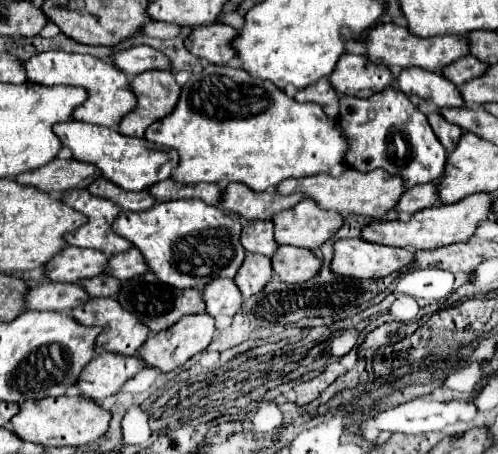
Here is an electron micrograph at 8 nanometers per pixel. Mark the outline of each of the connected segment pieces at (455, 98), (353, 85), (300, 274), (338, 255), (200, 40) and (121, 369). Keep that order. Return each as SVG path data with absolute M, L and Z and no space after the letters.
M405 68L397 78L397 86L401 92L409 96L409 100L415 106L429 104L431 108L437 110L465 106L459 88L451 80L447 80L441 72Z
M343 54L337 62L337 70L331 74L331 84L339 94L369 98L389 86L395 76L383 64L373 64L367 56Z
M279 246L273 260L273 272L287 284L301 284L311 280L321 270L323 258L317 258L311 250L297 246Z
M343 238L335 242L333 272L349 278L383 278L415 260L407 248L373 244L361 238Z
M213 22L193 28L185 46L191 54L209 60L211 64L229 64L237 52L233 52L233 40L237 30L223 22Z
M101 352L83 368L77 386L81 388L83 396L103 400L117 394L121 386L143 368L145 362L139 356Z

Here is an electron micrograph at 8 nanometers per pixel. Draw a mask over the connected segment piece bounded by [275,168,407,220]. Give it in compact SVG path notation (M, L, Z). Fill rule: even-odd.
M353 168L345 170L339 178L331 174L317 174L317 176L305 176L305 178L291 178L283 180L277 188L279 194L295 194L303 192L305 196L311 196L319 208L333 210L339 214L361 214L371 218L385 218L385 214L397 206L397 200L401 200L405 188L405 182L401 182L399 176L389 176L385 170L371 170L371 172L357 172Z

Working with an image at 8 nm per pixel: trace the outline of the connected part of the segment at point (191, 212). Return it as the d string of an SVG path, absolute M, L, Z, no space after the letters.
M195 198L161 202L145 212L121 212L113 222L113 230L143 252L145 262L161 282L197 290L203 290L209 280L233 278L237 274L245 256L239 238L241 228L241 216L221 212L221 208Z

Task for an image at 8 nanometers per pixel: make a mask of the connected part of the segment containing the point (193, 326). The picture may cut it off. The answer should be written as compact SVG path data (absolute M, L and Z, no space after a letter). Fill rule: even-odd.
M193 314L193 316L185 316L181 318L177 324L173 324L171 328L167 328L165 332L157 332L157 334L149 334L147 342L141 346L139 356L149 364L155 366L163 372L175 370L181 366L181 362L187 362L191 356L207 350L207 346L213 340L215 334L215 318L209 314Z

